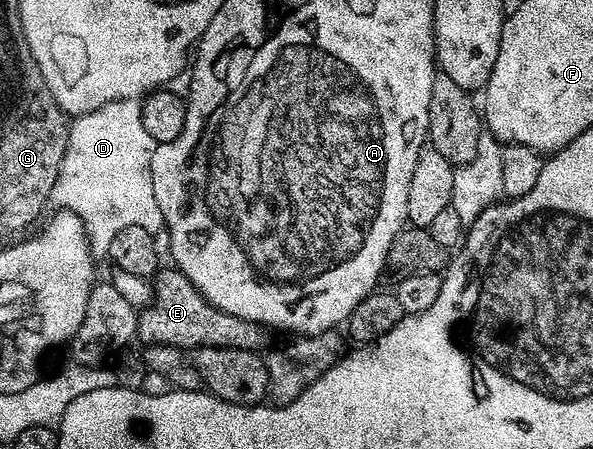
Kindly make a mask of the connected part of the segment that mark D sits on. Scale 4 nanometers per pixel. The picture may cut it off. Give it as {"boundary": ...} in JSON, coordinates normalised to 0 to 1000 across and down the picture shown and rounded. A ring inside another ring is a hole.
{"boundary":[[[216,216],[174,229],[160,247],[121,263],[86,448],[98,468],[125,474],[138,492],[159,575],[182,575],[187,532],[207,506],[241,506],[260,523],[273,517],[275,470],[261,452],[255,408],[260,330],[255,301],[241,285],[236,223]]]}

